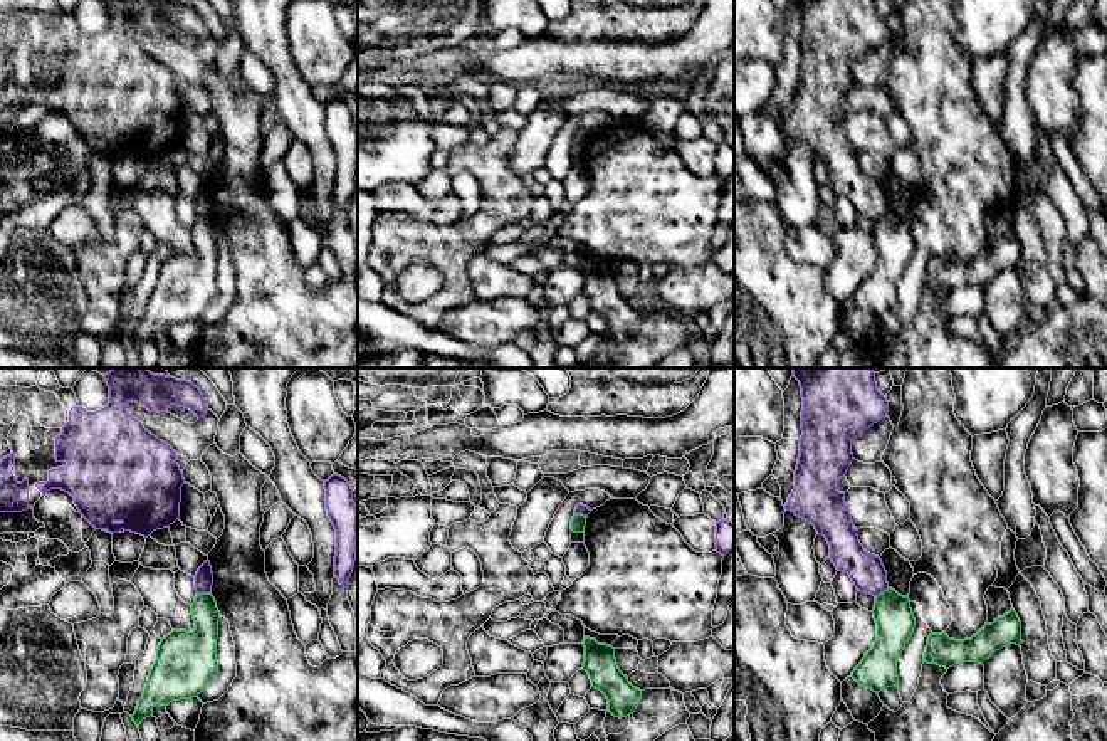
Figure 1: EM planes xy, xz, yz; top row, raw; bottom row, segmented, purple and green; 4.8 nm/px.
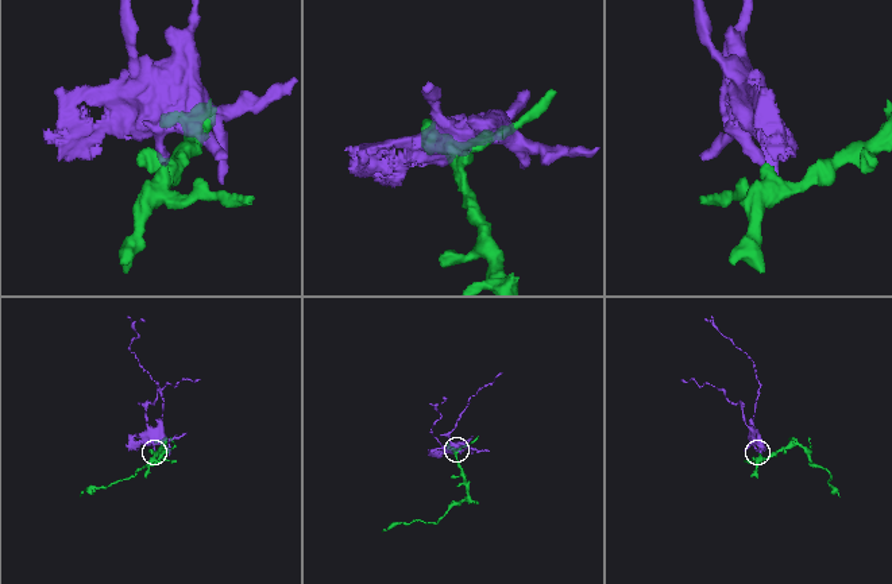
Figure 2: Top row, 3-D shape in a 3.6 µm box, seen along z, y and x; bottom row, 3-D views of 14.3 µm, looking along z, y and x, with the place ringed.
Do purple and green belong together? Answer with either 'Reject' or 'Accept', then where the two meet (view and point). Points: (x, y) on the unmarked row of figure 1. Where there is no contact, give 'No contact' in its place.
Reject. Touches purple at xy (204, 215)

